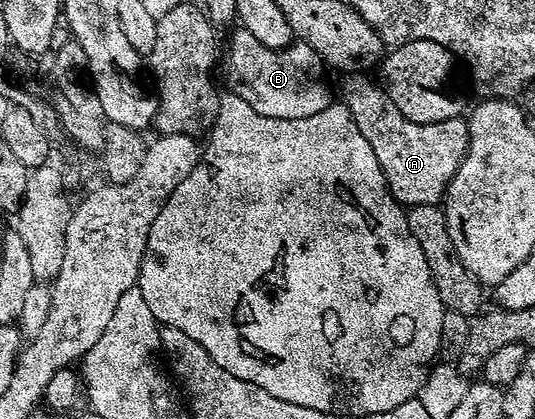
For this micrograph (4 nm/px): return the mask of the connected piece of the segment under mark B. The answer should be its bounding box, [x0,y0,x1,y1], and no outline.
[228,26,334,119]

